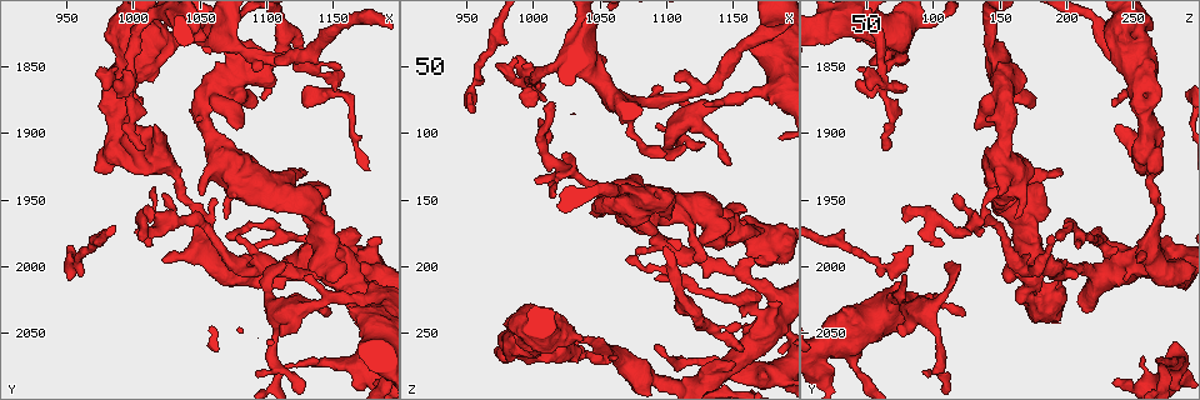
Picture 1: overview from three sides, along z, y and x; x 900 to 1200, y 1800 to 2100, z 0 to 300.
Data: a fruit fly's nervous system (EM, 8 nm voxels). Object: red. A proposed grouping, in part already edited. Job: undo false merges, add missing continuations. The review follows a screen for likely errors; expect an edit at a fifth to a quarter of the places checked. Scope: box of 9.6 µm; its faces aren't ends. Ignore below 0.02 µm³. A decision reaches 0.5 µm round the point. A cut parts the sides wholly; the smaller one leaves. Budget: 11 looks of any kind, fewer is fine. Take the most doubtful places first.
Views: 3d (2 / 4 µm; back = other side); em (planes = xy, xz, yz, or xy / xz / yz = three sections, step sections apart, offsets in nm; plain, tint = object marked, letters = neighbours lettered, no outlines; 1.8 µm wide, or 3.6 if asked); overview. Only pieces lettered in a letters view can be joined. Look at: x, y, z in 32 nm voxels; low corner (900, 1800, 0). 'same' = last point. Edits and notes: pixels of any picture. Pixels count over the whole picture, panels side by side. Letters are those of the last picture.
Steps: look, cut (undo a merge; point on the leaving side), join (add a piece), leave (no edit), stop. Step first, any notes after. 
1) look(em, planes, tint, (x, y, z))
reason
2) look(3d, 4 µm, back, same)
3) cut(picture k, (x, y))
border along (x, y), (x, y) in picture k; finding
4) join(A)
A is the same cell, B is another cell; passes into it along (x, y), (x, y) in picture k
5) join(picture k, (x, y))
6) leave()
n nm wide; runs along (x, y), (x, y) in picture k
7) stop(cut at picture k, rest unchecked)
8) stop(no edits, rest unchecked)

look(3d, 4 µm, (1044, 1954, 268))
thin neck

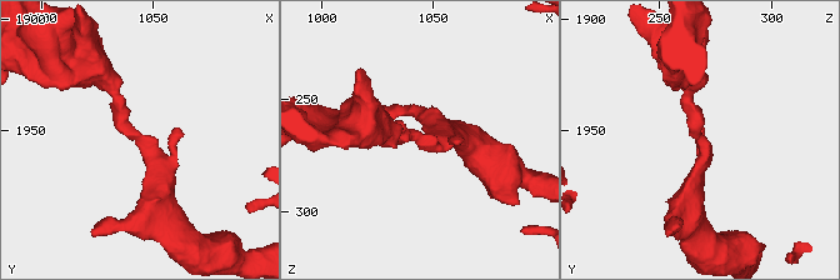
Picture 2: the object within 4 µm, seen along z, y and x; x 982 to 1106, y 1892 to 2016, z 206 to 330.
look(em, xz, step 4, letters, (1045, 1954, 268))
shape alone is not enough

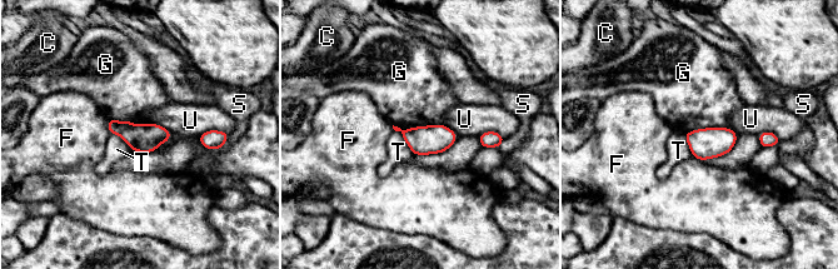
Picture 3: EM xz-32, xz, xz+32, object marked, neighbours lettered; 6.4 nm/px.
cut(picture 3, (116, 128))
C, F, G, S, T and U are other cells; border along (134, 125), (119, 135) in picture 3; a second neuron is stuck on

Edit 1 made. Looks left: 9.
look(overview)

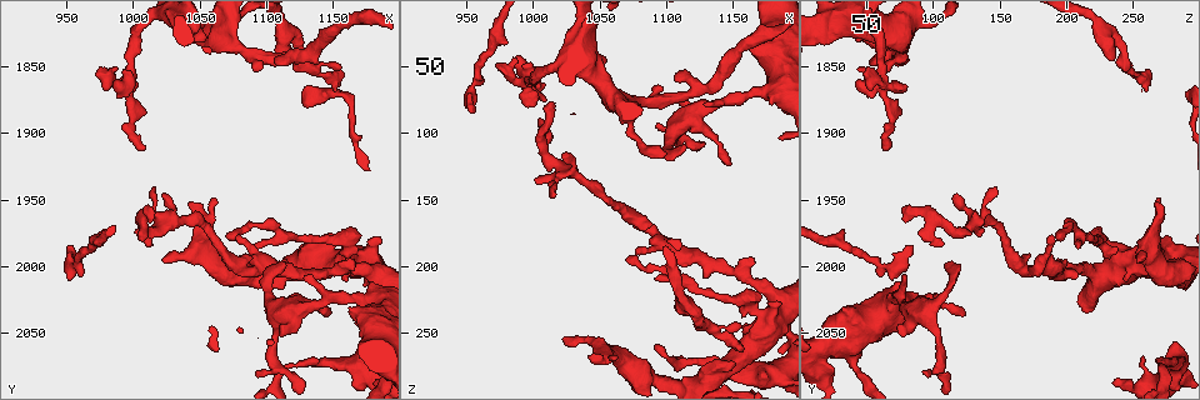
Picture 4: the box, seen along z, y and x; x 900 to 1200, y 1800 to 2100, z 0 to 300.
look(3d, 4 µm, (1174, 1990, 236))
four or more arms meet

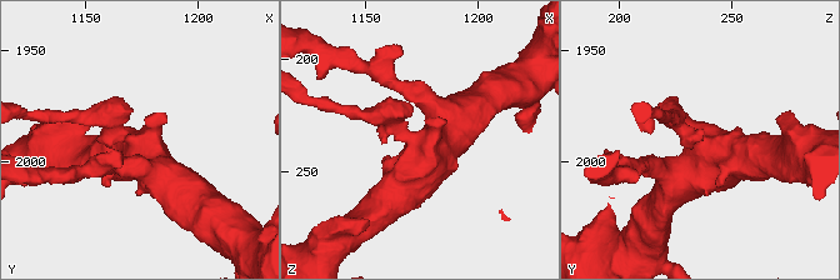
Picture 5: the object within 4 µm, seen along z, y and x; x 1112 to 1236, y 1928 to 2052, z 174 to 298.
look(em, 3.6 µm, planes, letters, (1172, 1992, 237))
now the EM

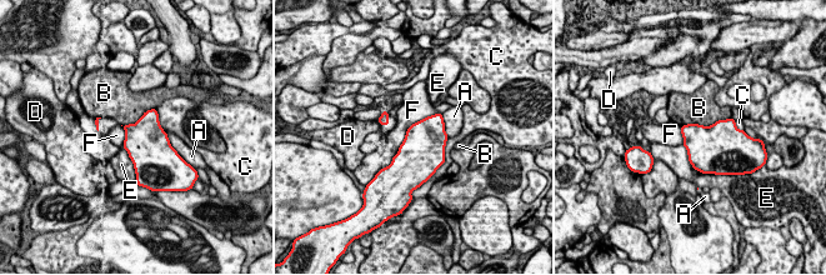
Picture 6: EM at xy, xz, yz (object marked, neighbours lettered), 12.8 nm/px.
leave()
A, B, C, D, E and F are other cells; border along (436, 113), (406, 130), (385, 168) in picture 6; one neuron here

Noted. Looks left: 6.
look(em, planes, plain, (994, 1862, 60))

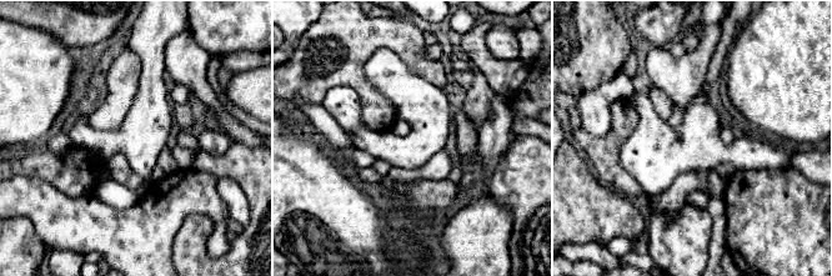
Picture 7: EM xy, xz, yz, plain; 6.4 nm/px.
look(em, planes, letters, same)
what lies round it

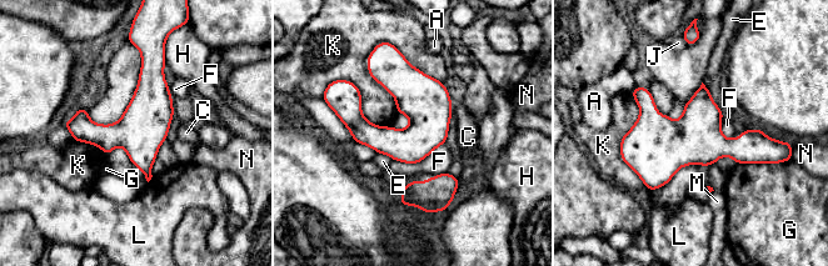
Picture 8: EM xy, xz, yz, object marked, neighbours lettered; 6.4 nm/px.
leave()
A, C, E, F, G, H, J, K, L, M and N are other cells; border along (631, 94), (619, 155), (644, 185) in picture 8; one neuron here

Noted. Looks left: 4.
look(3d, 4 µm, (1154, 1850, 246))
branch stops here

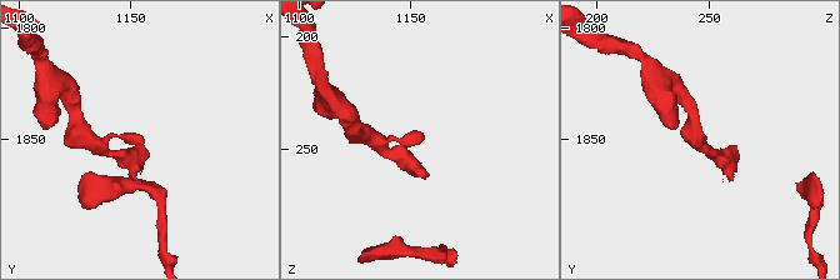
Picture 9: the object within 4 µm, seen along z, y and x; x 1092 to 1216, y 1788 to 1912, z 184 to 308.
look(em, planes, plain, (1156, 1851, 245))

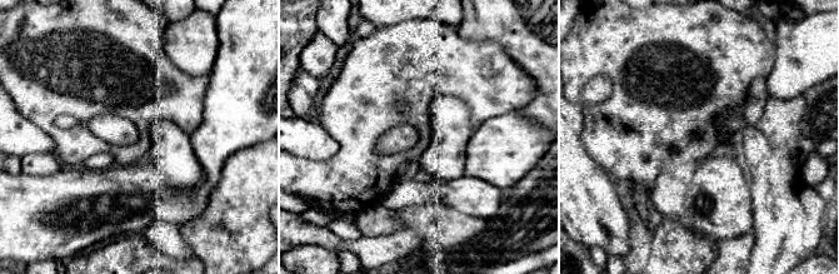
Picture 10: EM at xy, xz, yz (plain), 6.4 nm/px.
look(em, planes, letters, same)
see the neighbours

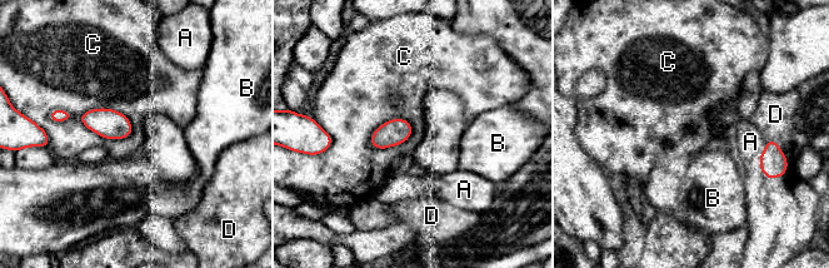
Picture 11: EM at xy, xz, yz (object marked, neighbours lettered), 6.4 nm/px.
leave()
160 nm wide; A, B, C and D are other cells; border along (79, 115), (105, 138), (133, 132) in picture 11; none of them fits

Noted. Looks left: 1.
stop(cut at picture 3, rest unchecked)

